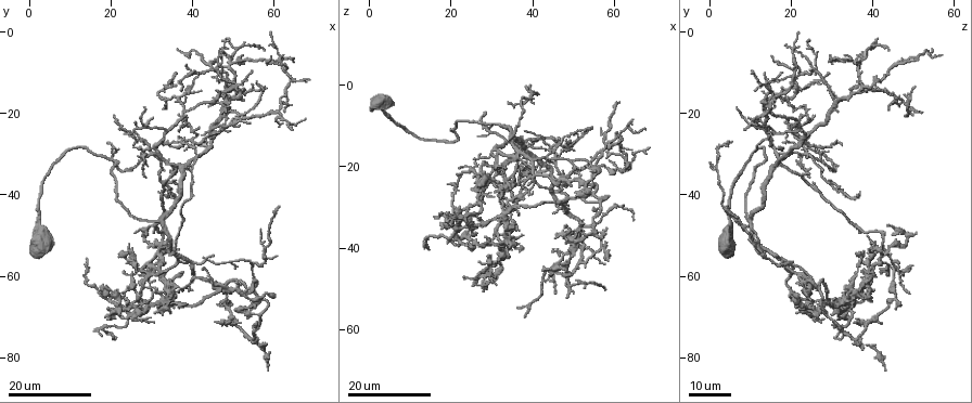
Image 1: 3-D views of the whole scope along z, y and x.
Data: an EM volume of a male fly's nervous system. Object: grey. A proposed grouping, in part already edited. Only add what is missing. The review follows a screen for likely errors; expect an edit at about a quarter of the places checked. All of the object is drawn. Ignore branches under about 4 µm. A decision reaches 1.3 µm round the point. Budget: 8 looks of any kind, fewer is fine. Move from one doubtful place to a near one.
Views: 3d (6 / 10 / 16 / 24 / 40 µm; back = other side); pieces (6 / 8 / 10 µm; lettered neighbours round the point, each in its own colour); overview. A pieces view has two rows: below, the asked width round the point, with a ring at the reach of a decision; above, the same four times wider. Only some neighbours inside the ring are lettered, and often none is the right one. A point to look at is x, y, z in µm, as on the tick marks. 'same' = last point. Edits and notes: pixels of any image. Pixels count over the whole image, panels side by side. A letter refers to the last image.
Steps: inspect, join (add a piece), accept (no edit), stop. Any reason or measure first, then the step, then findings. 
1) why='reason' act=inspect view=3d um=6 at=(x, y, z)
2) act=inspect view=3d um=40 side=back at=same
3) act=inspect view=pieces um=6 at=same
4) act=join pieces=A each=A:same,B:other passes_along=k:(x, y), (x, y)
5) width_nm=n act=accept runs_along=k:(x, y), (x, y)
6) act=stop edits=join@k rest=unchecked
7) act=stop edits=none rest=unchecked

why='branch stops here' act=inspect view=3d um=24 at=(65.0, 23.5, 8.5)

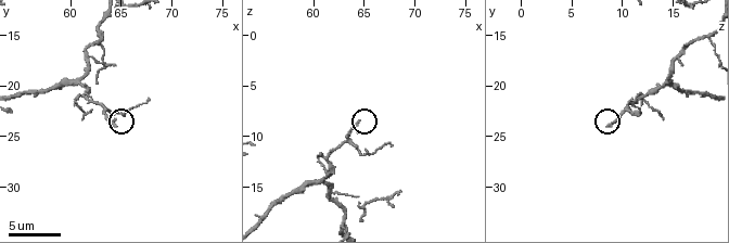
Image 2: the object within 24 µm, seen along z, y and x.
act=inspect view=pieces um=8 at=(64.4, 23.8, 8.4)

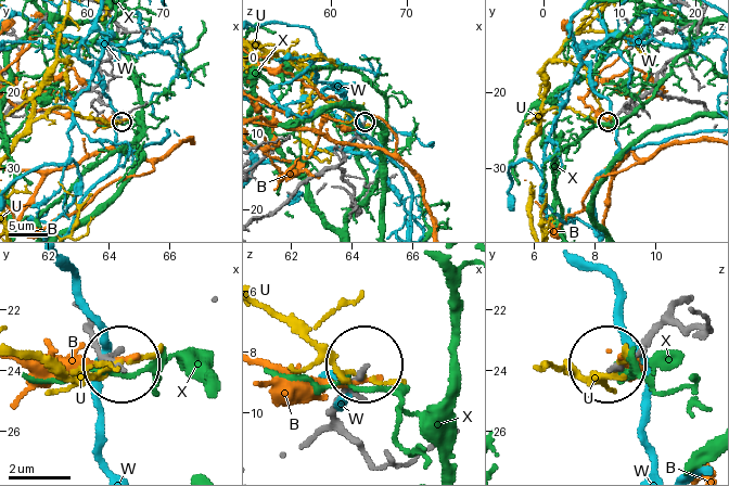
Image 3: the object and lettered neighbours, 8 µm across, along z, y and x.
width_nm=120 act=accept each=B:other,U:other,W:other,X:other runs_along=3:(324, 427), (335, 397), (361, 368) found='no lettered piece goes on from it'

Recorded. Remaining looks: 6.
why='end of a long branch' act=inspect view=3d um=24 at=(33.5, 27.0, 5.0)

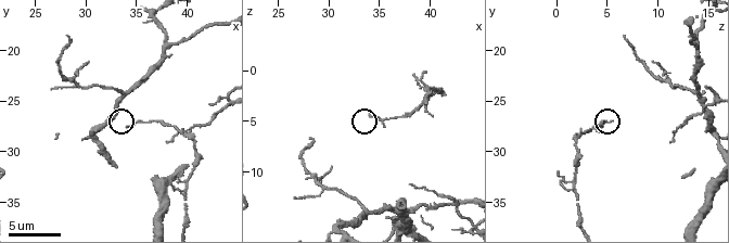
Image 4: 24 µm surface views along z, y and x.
act=inspect view=pieces um=10 at=(34.2, 27.6, 4.4)

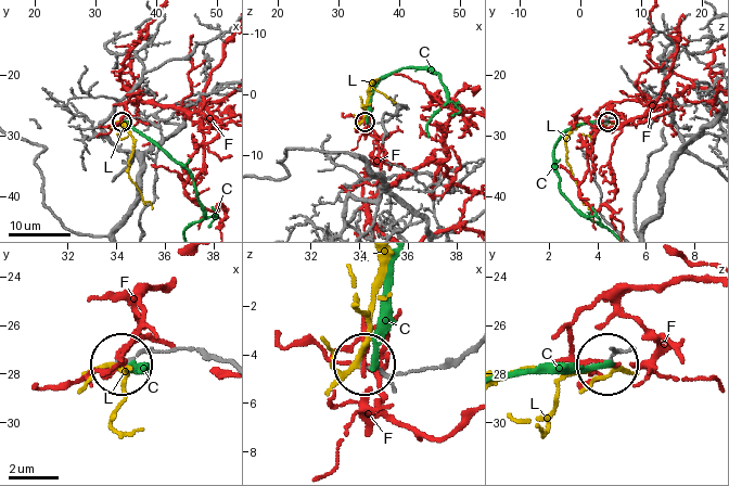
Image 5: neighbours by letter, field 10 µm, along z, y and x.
act=accept each=C:other,F:other,L:other runs_along=5:(463, 350), (438, 367), (400, 375), (366, 365) found='no lettered piece goes on from it'

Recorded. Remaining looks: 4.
why='tapers out' act=inspect view=3d um=16 at=(55.0, 12.0, 36.5)

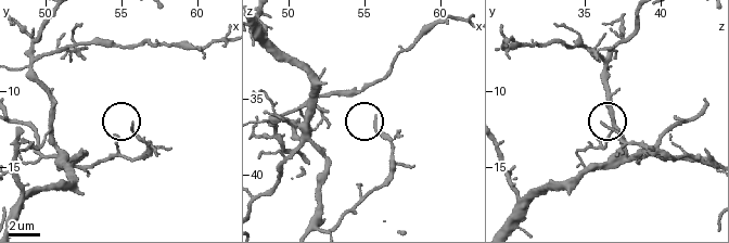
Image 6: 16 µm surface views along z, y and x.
act=inspect view=pieces um=6 at=(55.6, 12.2, 36.2)

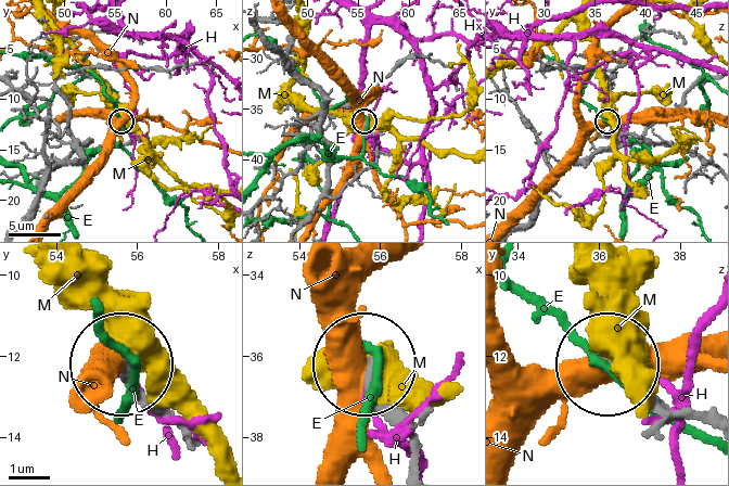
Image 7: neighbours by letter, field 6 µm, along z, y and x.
width_nm=150 act=accept each=E:other,H:other,M:other,N:other runs_along=7:(409, 463), (406, 433), (371, 391), (367, 363) found='none of them fits'

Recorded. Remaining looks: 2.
why='thin end' act=inspect view=3d um=24 at=(45.0, 11.0, 40.5)

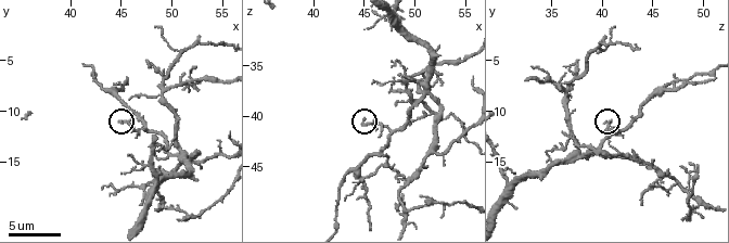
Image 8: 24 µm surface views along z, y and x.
why='what lies round it' act=inspect view=pieces um=6 at=(44.8, 10.8, 40.4)

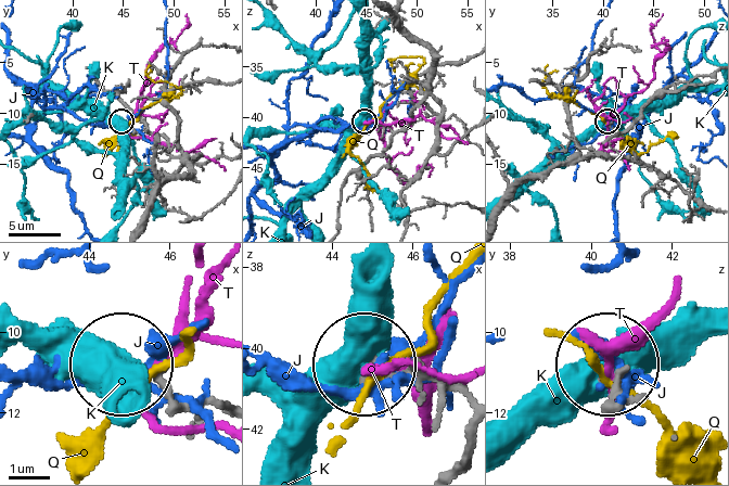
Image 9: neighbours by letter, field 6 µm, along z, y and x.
act=accept each=J:other,K:other,Q:other,T:other found='none of them fits'

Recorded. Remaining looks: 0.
act=stop edits=none rest=unchecked

